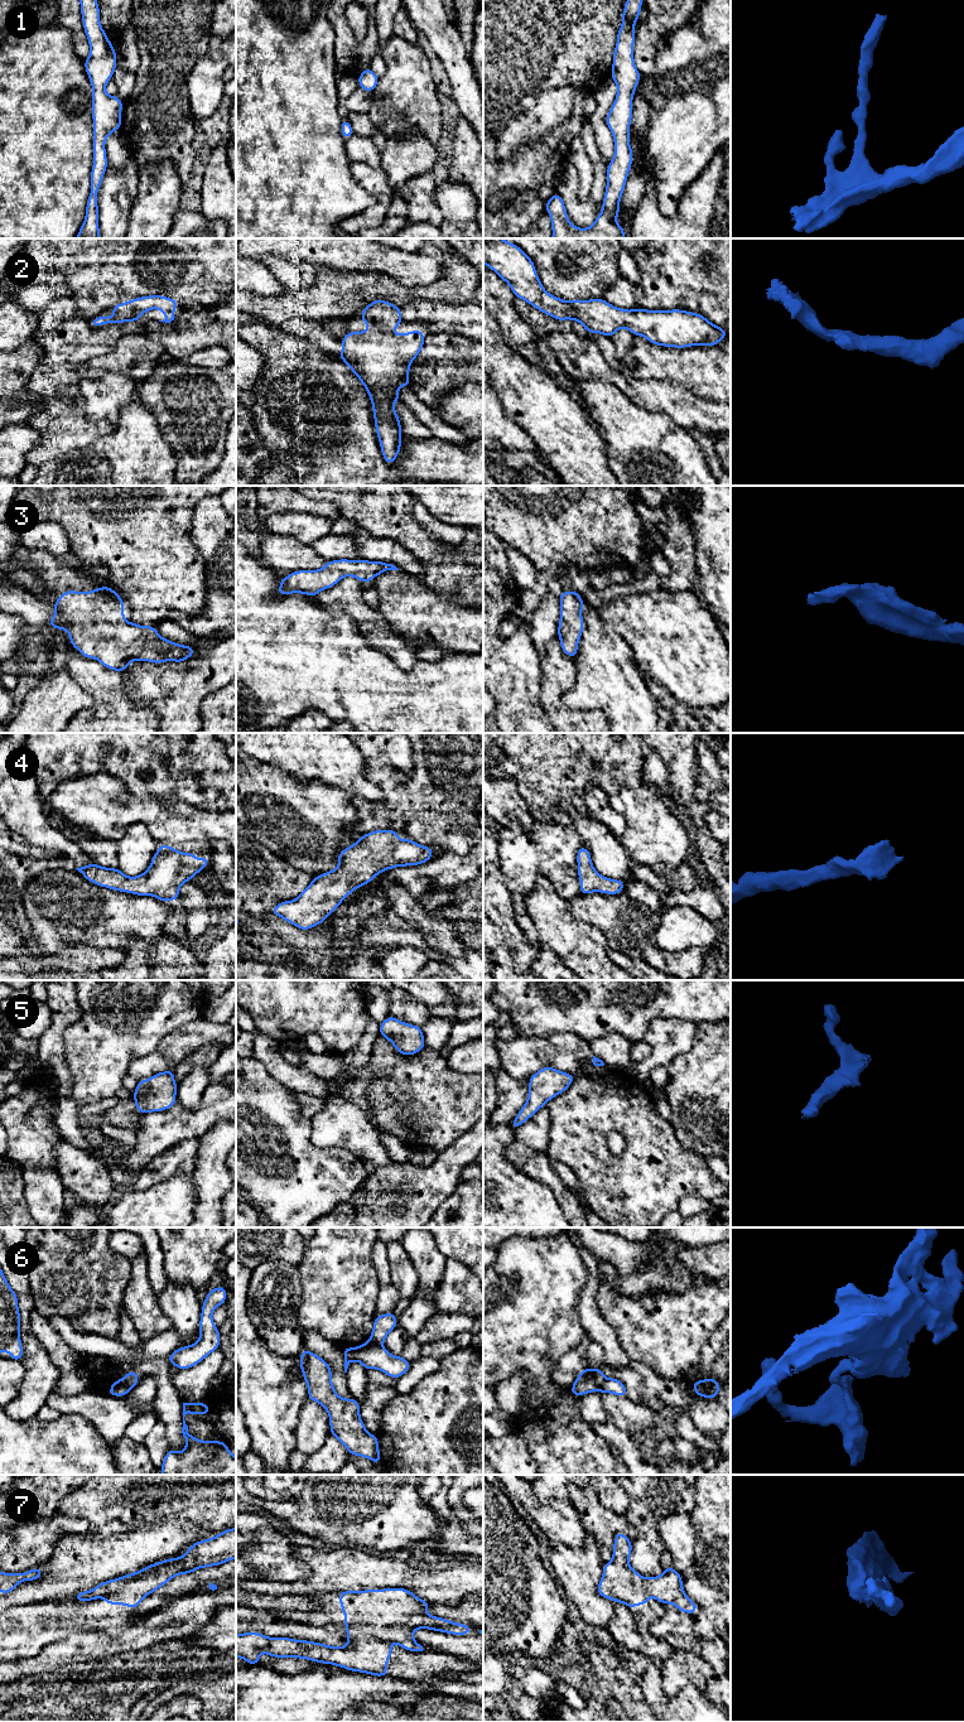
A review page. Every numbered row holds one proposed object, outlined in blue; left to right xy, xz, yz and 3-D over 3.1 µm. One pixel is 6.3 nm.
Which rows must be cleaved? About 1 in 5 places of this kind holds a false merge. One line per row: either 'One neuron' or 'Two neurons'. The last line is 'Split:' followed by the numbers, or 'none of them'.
1: One neuron
2: One neuron
3: One neuron
4: One neuron
5: One neuron
6: Two neurons
7: Two neurons
Split: 6, 7

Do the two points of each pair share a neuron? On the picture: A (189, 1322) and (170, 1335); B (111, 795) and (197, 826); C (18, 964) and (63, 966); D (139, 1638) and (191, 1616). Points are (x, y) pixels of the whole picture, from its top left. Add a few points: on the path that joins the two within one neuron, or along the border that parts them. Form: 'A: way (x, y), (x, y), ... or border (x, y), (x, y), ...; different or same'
A: border (172, 1327), (183, 1337), (193, 1337), (198, 1332); different
B: way (131, 809), (149, 809), (170, 821), (176, 821); same
C: way (29, 966), (52, 966); same
D: way (152, 1630), (172, 1617), (178, 1617); same

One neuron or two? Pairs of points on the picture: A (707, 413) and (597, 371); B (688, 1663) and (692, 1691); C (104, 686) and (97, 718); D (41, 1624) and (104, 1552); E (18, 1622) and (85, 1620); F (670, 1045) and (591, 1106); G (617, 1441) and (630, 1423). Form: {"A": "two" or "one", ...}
{"A": "one", "B": "two", "C": "one", "D": "two", "E": "one", "F": "two", "G": "two"}

